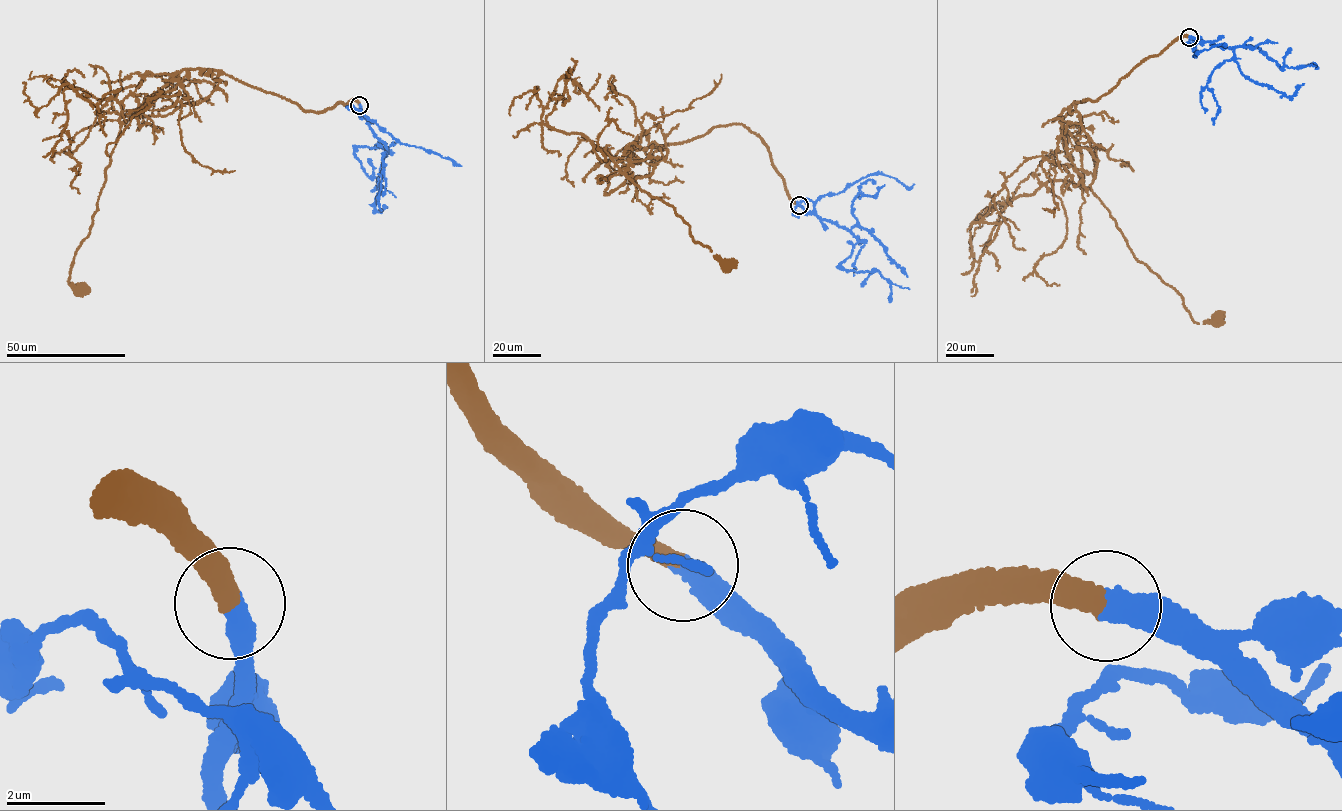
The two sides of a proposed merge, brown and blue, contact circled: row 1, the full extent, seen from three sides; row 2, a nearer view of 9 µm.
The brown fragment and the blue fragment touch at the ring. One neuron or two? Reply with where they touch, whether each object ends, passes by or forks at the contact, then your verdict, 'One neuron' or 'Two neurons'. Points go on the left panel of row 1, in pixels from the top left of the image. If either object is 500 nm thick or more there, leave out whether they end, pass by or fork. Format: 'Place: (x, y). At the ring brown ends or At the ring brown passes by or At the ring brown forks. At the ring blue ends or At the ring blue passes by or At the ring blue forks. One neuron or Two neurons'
Place: (359, 105). At the ring brown ends. At the ring blue ends. One neuron

